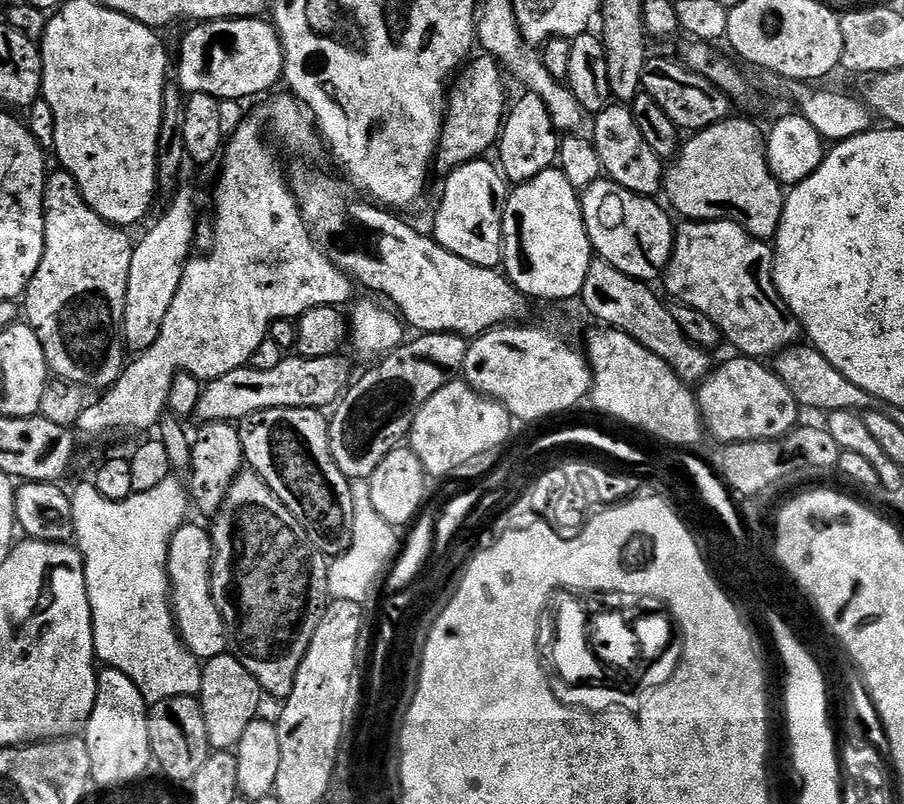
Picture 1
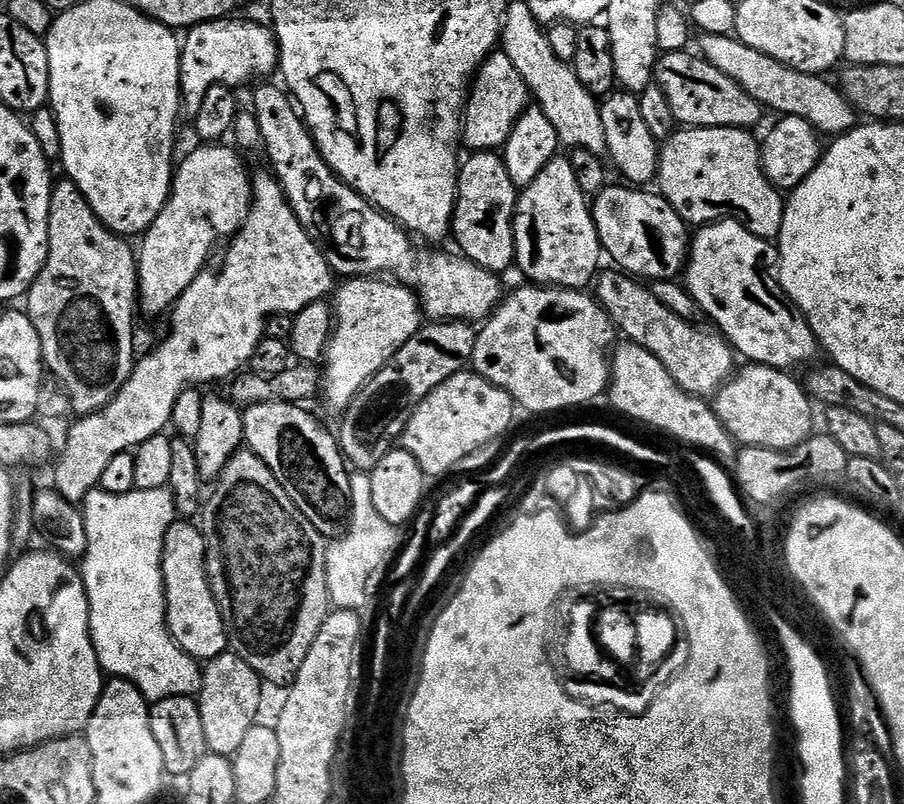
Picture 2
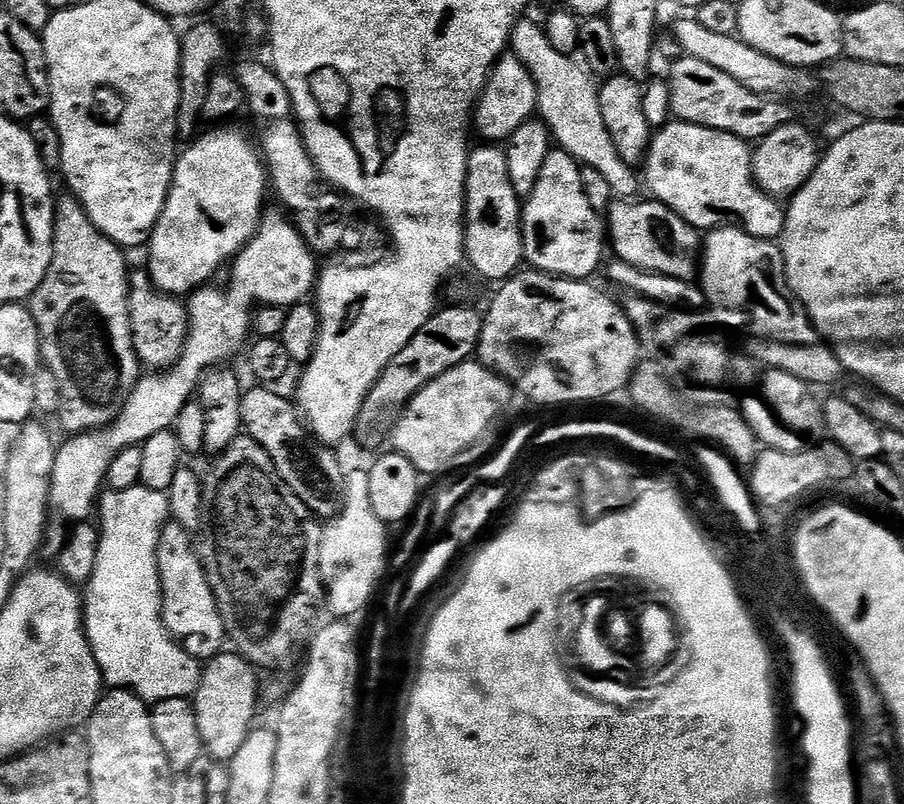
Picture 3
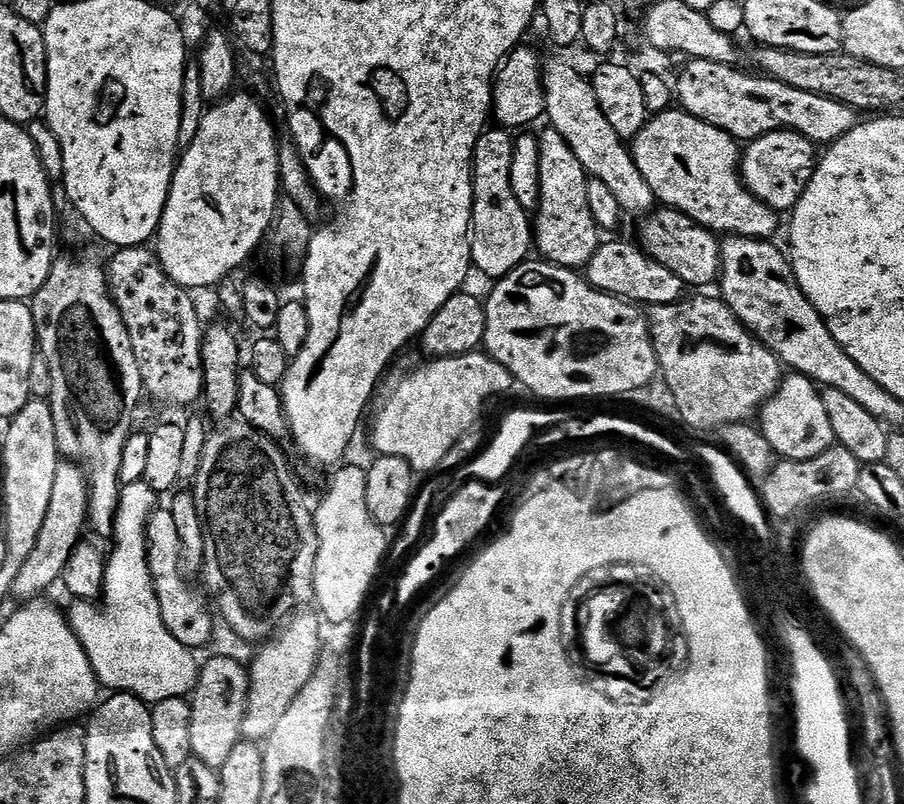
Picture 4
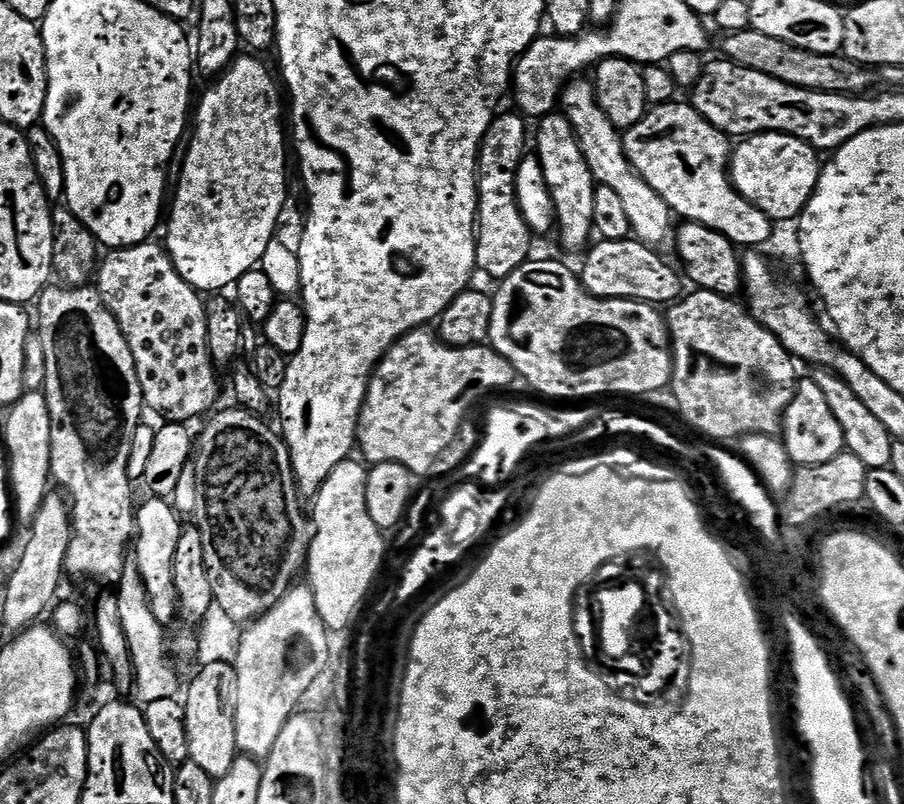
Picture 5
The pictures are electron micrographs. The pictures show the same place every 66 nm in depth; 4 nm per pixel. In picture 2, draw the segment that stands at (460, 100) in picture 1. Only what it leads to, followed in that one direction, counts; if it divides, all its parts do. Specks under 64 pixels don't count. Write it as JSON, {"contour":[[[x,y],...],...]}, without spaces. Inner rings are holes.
{"contour":[[[503,50],[493,51],[484,60],[484,65],[476,73],[464,105],[462,117],[462,144],[472,152],[490,152],[503,149],[510,138],[510,130],[514,130],[516,119],[529,107],[530,93],[526,82],[518,70],[514,70],[514,62],[506,58]]]}

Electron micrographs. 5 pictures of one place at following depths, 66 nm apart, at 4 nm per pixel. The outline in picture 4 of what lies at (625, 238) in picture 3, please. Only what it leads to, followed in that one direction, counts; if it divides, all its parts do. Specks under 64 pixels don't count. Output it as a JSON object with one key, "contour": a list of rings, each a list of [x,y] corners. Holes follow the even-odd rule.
{"contour":[[[667,206],[657,207],[647,213],[640,228],[639,243],[652,259],[666,270],[674,270],[685,286],[692,290],[704,290],[707,284],[715,285],[720,275],[720,245],[717,233],[702,227],[686,214]]]}

